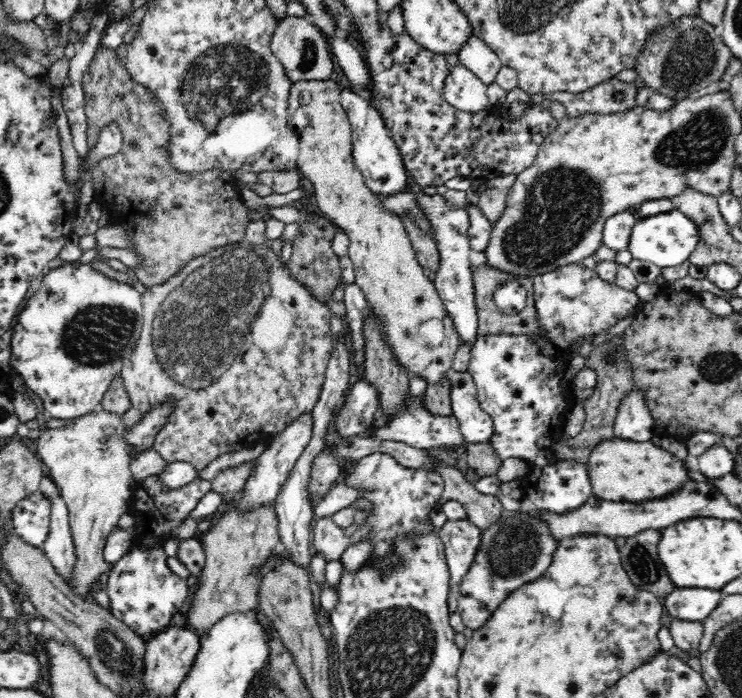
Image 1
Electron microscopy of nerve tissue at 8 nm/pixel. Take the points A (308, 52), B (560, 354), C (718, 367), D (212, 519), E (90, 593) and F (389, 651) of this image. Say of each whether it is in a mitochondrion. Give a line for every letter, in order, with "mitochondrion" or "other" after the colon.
A: mitochondrion
B: other
C: mitochondrion
D: other
E: other
F: mitochondrion

